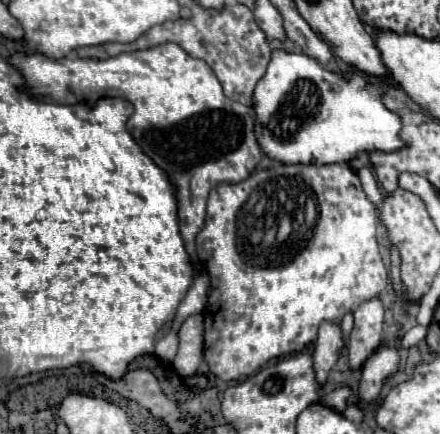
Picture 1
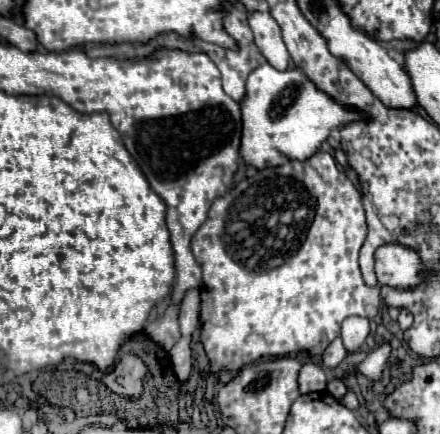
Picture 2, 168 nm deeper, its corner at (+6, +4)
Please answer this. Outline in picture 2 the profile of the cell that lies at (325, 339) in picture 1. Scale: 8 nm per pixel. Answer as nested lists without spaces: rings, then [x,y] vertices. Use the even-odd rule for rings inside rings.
[[[304,364],[298,376],[298,384],[300,384],[300,392],[302,394],[310,394],[310,392],[322,392],[326,390],[326,374],[320,366],[316,364]]]

